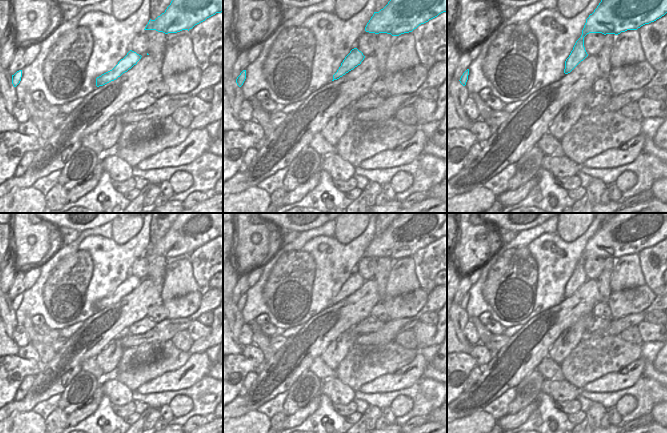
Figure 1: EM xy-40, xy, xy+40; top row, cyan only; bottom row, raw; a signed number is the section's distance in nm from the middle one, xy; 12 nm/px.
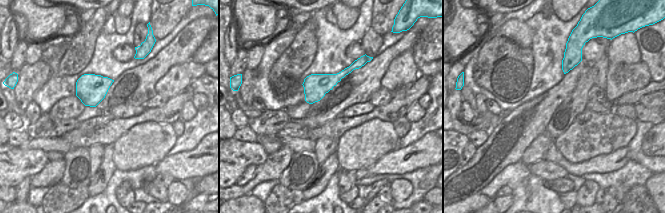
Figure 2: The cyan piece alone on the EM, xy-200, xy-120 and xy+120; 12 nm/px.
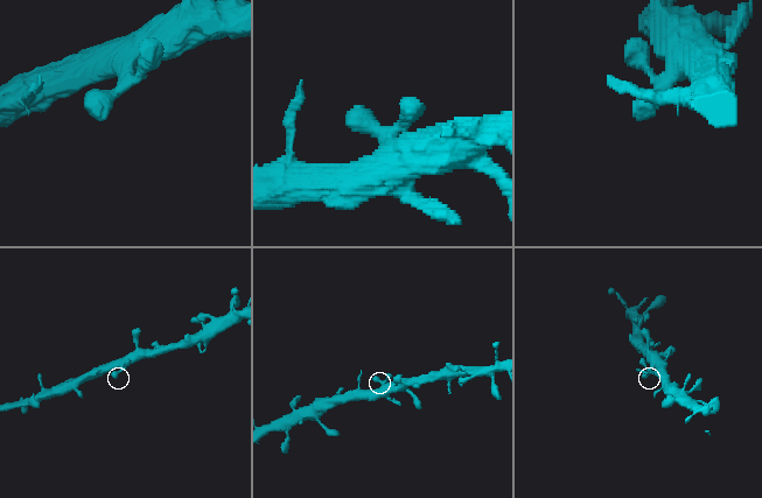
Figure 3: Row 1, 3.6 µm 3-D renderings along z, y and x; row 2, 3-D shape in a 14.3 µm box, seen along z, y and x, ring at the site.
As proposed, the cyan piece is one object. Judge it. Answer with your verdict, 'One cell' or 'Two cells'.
One cell.

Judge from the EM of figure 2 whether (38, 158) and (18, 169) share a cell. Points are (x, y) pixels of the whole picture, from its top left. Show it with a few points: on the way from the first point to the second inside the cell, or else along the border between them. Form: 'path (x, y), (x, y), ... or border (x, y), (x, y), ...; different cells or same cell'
path (33, 161), (23, 164); same cell

